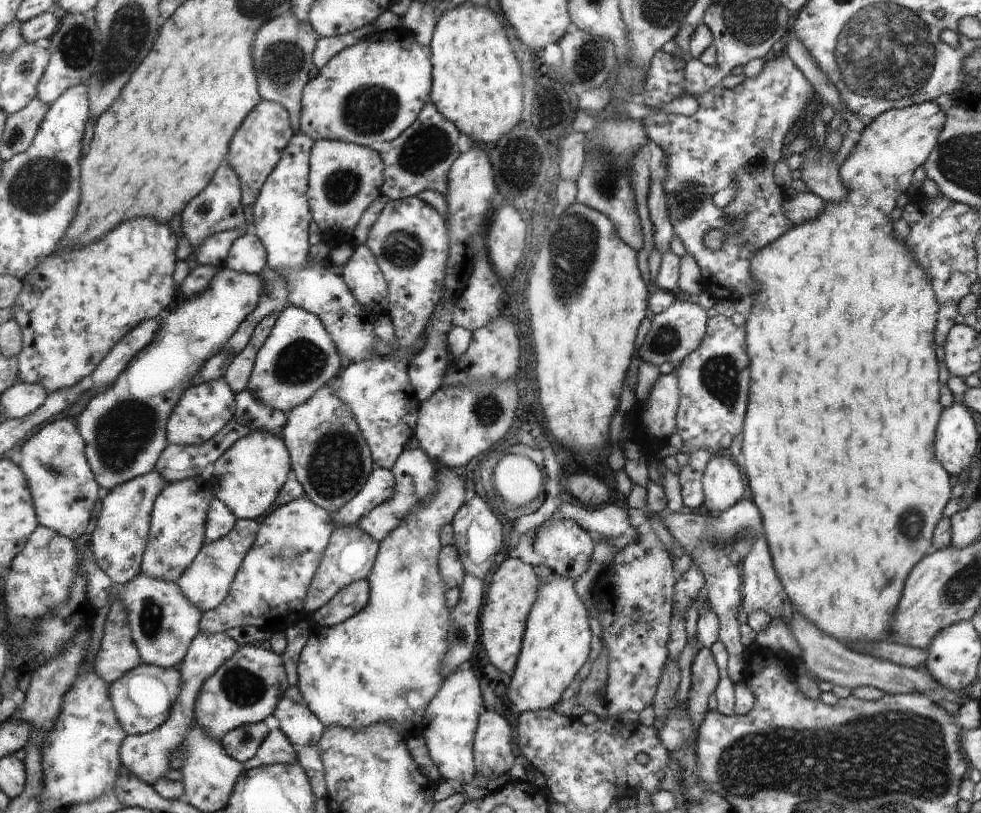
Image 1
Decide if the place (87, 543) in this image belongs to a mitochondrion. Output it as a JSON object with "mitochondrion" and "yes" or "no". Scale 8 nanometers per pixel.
{"mitochondrion":"no"}

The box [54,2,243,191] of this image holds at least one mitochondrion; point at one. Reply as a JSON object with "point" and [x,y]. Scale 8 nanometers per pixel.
{"point":[77,48]}

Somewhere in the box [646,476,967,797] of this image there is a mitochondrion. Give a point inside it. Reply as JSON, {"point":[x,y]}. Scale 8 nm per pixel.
{"point":[912,521]}

